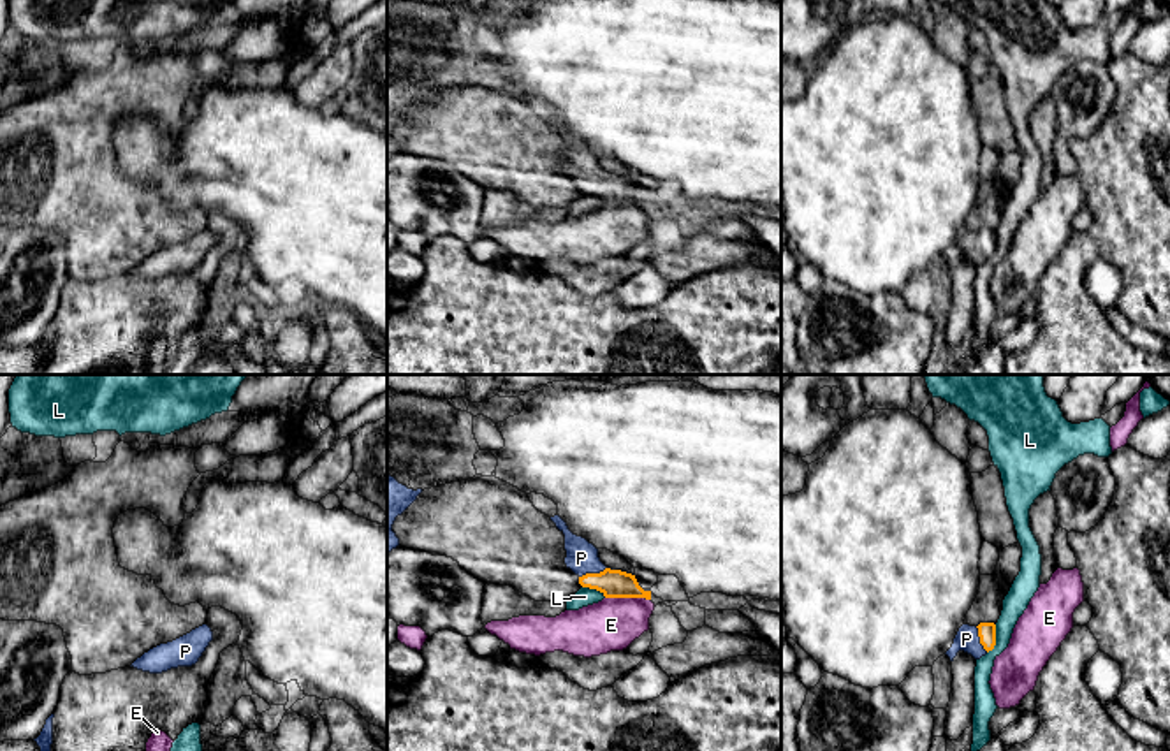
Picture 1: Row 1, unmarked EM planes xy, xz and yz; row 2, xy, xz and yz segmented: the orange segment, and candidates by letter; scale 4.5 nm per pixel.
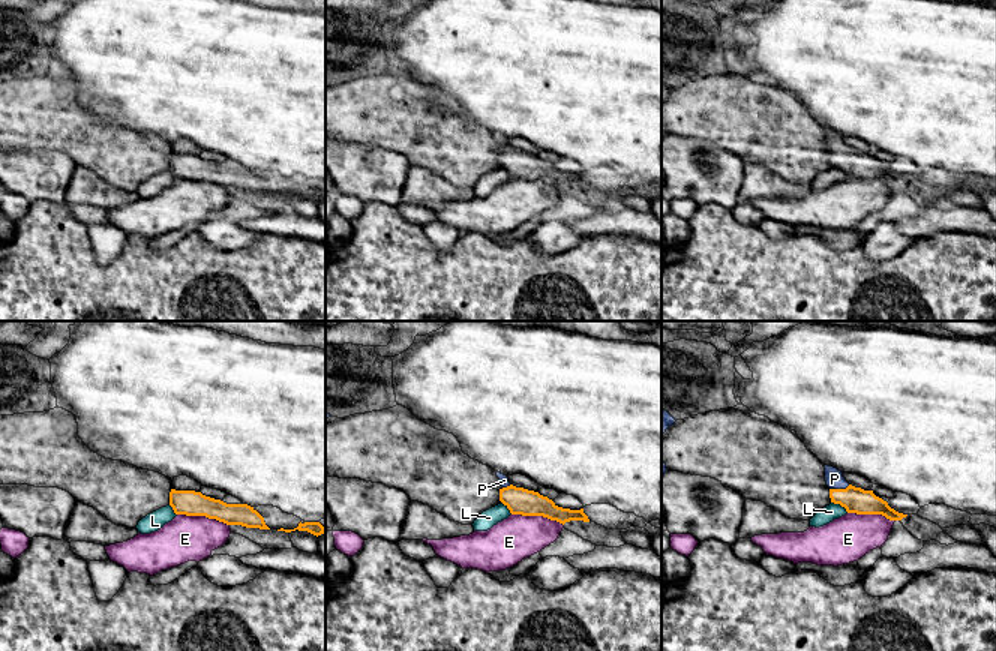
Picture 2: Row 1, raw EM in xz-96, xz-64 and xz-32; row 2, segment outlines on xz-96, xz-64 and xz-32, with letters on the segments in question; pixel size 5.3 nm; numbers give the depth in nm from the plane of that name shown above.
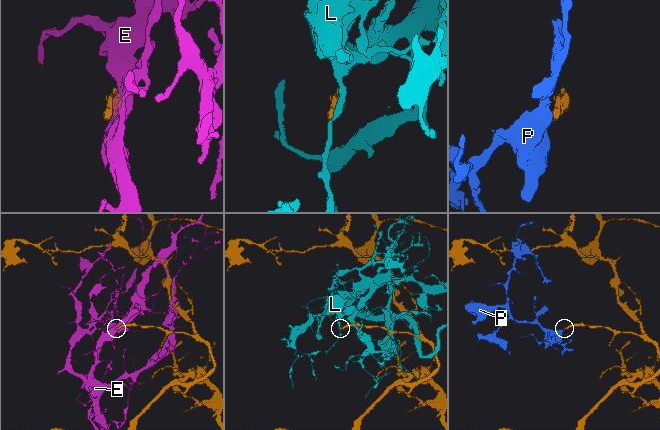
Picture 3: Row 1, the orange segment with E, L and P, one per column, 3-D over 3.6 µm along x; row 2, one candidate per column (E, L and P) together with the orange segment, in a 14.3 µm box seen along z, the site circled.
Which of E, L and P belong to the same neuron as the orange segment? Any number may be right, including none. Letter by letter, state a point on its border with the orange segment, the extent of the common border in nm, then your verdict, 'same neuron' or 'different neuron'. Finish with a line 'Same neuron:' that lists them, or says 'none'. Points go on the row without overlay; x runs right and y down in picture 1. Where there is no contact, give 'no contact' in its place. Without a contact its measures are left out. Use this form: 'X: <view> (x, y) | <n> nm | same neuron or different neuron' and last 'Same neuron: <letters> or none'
E: xz (628, 203) | 200 nm | different neuron
L: yz (994, 245) | 140 nm | different neuron
P: xz (592, 180) | 140 nm | same neuron
Same neuron: P

